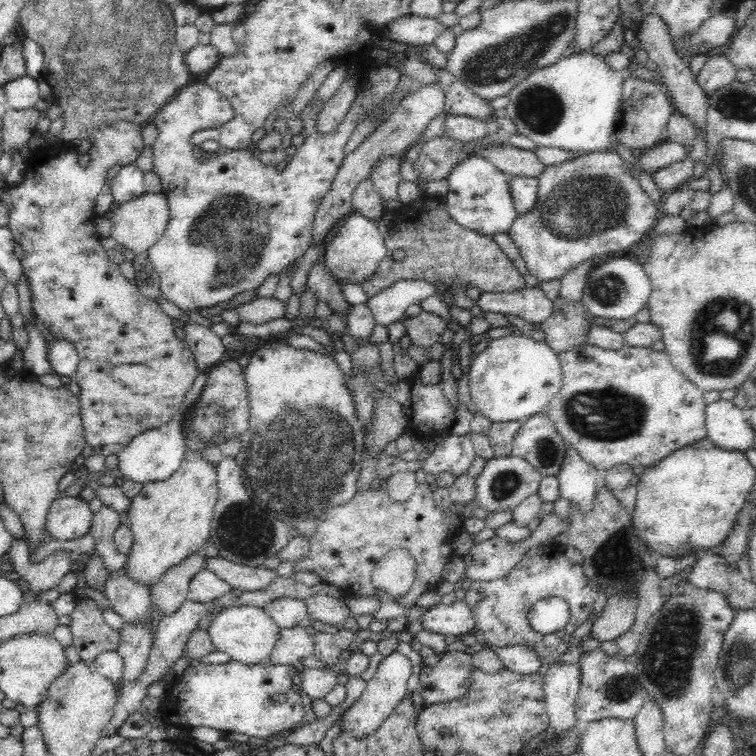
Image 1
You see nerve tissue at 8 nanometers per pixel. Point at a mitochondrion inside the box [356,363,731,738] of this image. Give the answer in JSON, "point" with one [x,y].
{"point":[666,664]}

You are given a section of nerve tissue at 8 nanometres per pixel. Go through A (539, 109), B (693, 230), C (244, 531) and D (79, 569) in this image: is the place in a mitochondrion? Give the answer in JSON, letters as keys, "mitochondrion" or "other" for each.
{"A":"mitochondrion","B":"other","C":"mitochondrion","D":"other"}

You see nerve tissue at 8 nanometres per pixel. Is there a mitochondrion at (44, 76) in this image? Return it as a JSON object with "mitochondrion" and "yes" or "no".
{"mitochondrion":"no"}

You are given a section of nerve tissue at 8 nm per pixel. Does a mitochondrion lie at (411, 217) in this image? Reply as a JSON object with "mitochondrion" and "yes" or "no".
{"mitochondrion":"no"}

